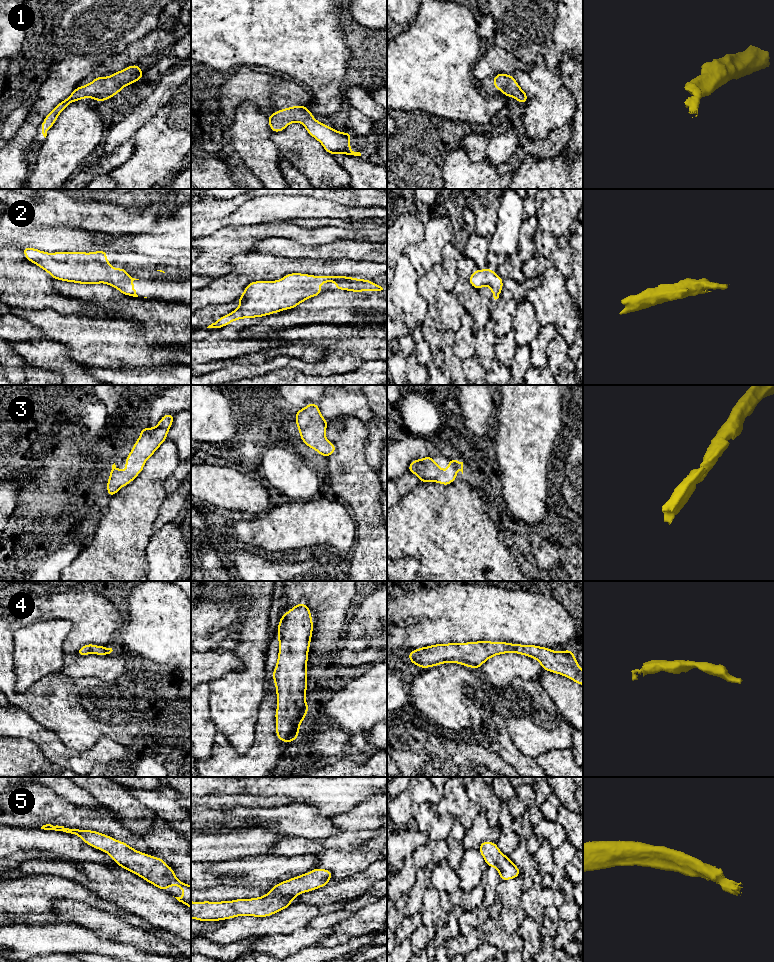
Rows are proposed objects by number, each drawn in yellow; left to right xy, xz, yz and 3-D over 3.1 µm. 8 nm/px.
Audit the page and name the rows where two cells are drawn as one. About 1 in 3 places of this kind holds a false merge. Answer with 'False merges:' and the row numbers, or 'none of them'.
False merges: none of them

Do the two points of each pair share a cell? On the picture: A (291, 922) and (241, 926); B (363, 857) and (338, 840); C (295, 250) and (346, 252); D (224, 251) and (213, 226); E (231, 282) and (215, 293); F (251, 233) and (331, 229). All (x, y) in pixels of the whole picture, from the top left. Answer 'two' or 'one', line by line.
A: one
B: two
C: one
D: two
E: one
F: one

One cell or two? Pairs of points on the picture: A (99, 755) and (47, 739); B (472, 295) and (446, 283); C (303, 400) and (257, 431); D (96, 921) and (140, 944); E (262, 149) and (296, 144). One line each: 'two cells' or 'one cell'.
A: one cell
B: two cells
C: one cell
D: one cell
E: two cells

